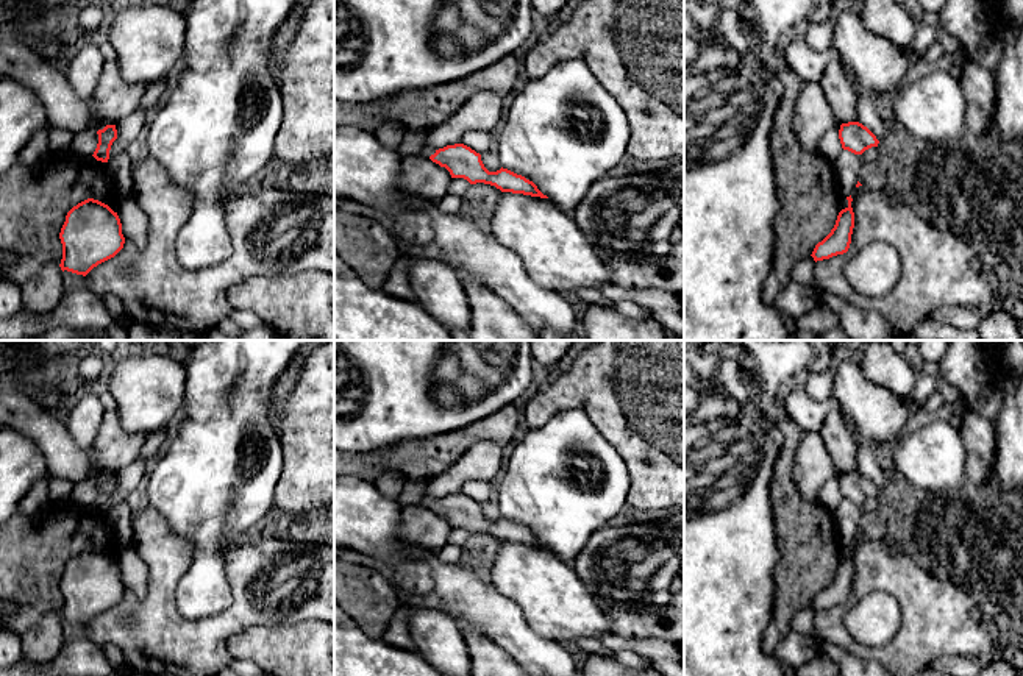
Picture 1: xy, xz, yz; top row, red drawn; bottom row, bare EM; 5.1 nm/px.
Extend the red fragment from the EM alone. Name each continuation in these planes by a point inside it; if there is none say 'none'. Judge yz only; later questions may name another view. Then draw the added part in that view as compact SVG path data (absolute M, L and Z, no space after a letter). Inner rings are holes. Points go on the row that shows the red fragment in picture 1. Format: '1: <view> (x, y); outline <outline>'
none

